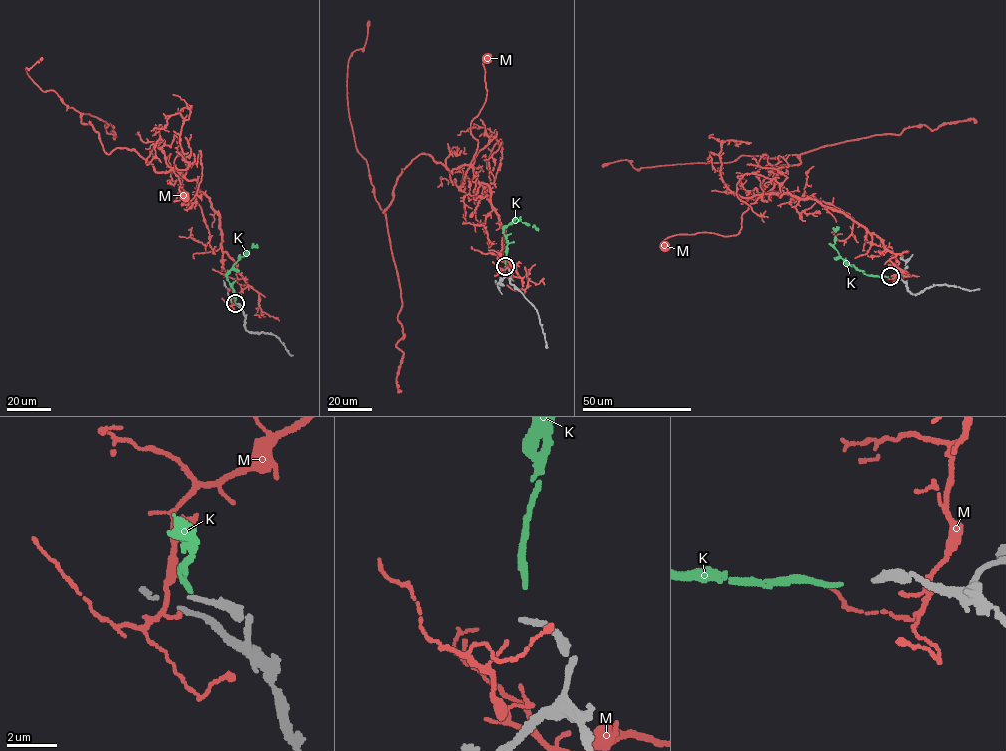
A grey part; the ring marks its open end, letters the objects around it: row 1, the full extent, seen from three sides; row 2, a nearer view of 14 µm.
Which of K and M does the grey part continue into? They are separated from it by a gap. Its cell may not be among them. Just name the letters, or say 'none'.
K

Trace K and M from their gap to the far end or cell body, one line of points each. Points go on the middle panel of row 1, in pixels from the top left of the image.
K: (505, 264), (508, 244), (504, 228), (520, 220), (538, 231)
M: (504, 268), (519, 276), (500, 259), (504, 229), (471, 163), (487, 56)

